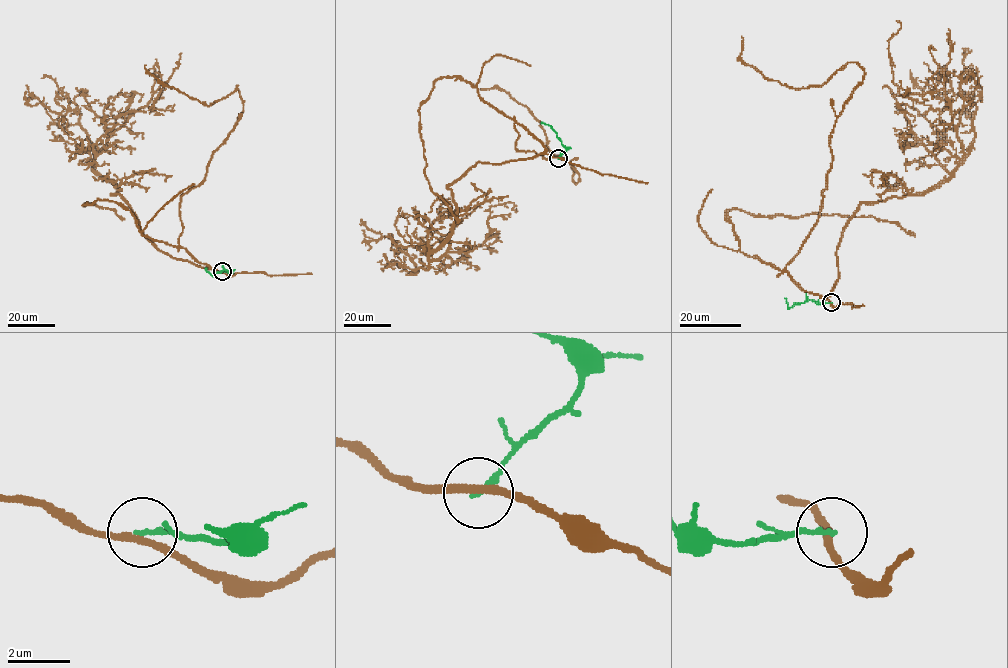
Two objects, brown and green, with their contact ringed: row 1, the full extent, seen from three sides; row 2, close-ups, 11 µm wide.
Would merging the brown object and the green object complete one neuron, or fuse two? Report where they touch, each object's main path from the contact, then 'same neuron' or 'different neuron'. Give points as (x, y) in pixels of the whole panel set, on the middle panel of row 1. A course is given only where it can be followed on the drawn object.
at (558, 158); brown runs (559, 158), (471, 167), (448, 186), (453, 231), (429, 259), (480, 246), (491, 206), (516, 208); green runs (559, 158), (566, 148), (549, 125), (541, 121); different neuron

